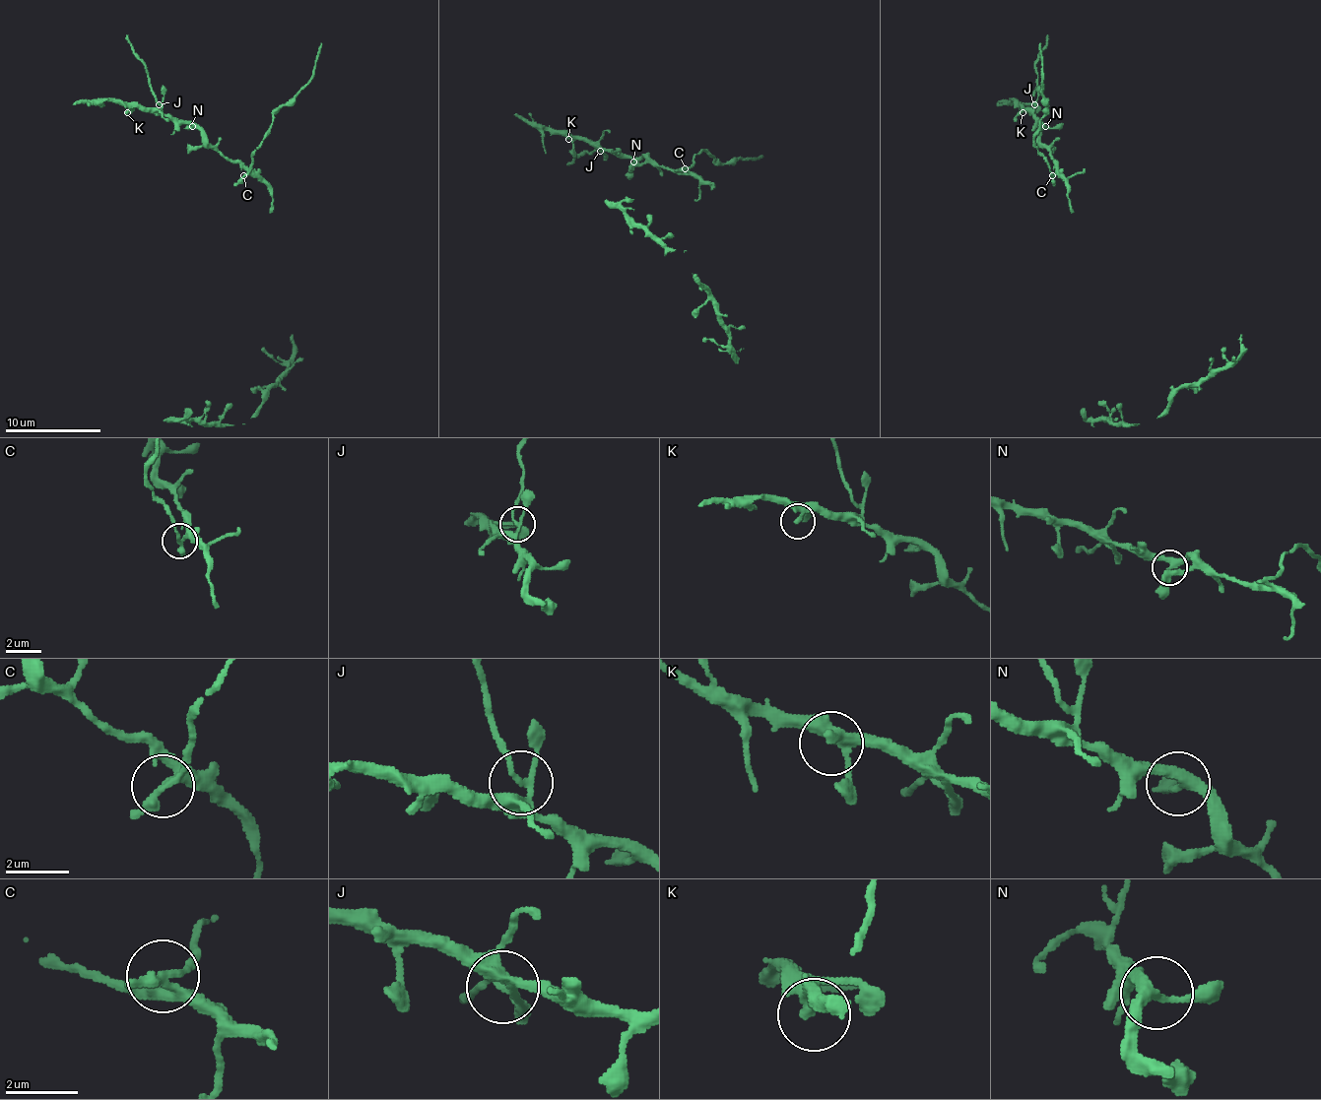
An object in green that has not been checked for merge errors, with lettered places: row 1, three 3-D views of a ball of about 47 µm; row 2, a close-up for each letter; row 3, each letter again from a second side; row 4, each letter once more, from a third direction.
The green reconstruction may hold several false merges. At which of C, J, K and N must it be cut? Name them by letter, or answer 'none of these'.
C, J

